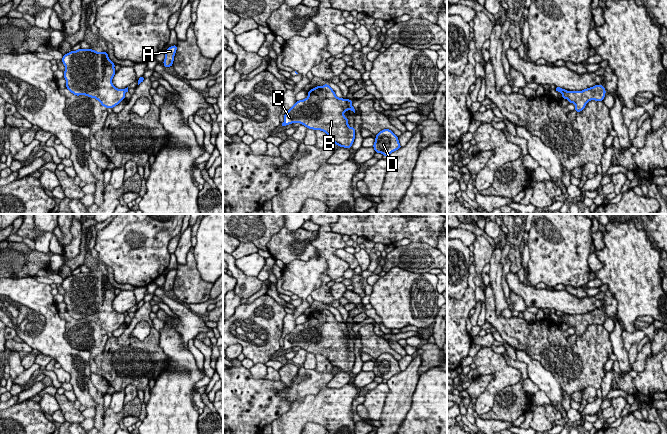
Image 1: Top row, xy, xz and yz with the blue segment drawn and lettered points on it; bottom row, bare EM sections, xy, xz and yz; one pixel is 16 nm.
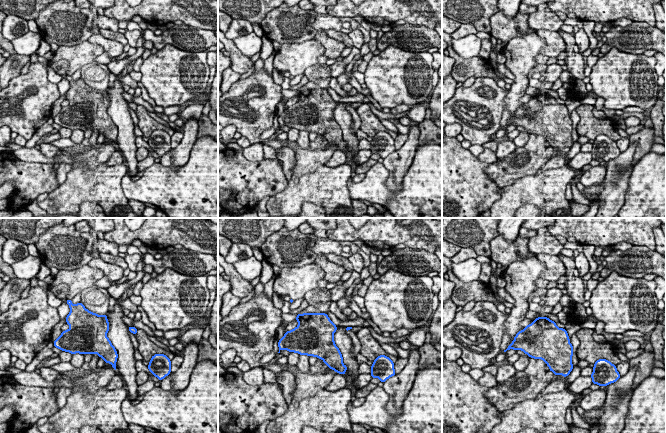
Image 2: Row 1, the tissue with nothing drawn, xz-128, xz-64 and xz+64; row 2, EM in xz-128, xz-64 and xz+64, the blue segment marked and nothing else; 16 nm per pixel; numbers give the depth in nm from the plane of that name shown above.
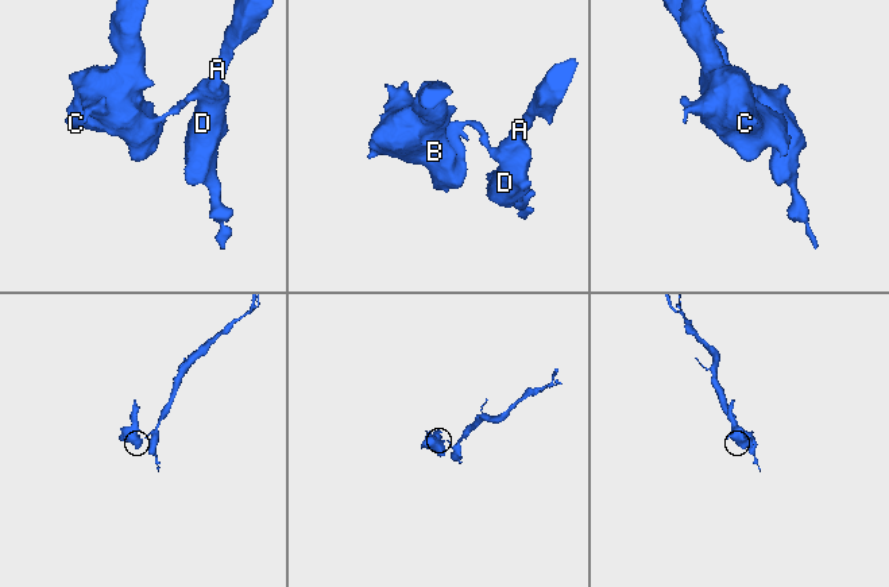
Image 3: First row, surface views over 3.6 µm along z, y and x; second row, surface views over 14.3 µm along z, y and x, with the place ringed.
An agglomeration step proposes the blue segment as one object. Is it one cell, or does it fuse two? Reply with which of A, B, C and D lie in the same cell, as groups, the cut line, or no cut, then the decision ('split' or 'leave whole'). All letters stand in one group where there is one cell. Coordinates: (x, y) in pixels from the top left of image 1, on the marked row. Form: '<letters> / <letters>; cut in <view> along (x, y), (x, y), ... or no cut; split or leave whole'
A D / B C; cut in xz along (344, 99), (349, 108); split

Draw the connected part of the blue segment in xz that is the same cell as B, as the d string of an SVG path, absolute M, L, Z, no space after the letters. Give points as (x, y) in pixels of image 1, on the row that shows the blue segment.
M324 84L312 88L307 98L297 101L284 114L281 126L300 123L309 129L325 132L335 145L349 149L356 134L344 116L348 110L347 101L337 97L333 89Z

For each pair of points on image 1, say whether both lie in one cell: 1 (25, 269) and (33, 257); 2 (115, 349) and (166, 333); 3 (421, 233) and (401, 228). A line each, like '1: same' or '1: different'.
1: same
2: different
3: same

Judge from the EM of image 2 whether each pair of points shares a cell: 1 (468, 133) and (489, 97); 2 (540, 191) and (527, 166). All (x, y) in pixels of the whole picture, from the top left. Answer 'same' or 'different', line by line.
1: same
2: different

